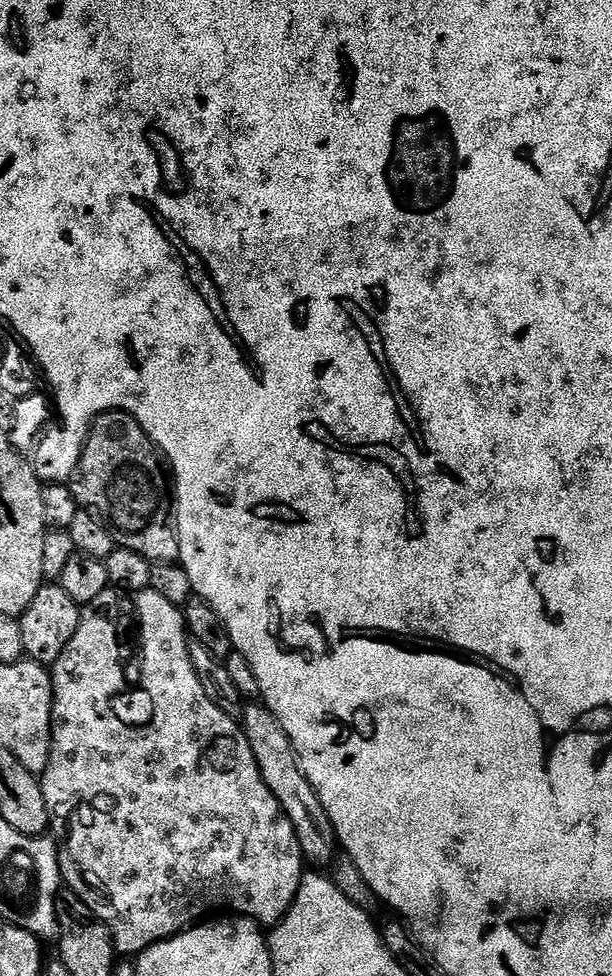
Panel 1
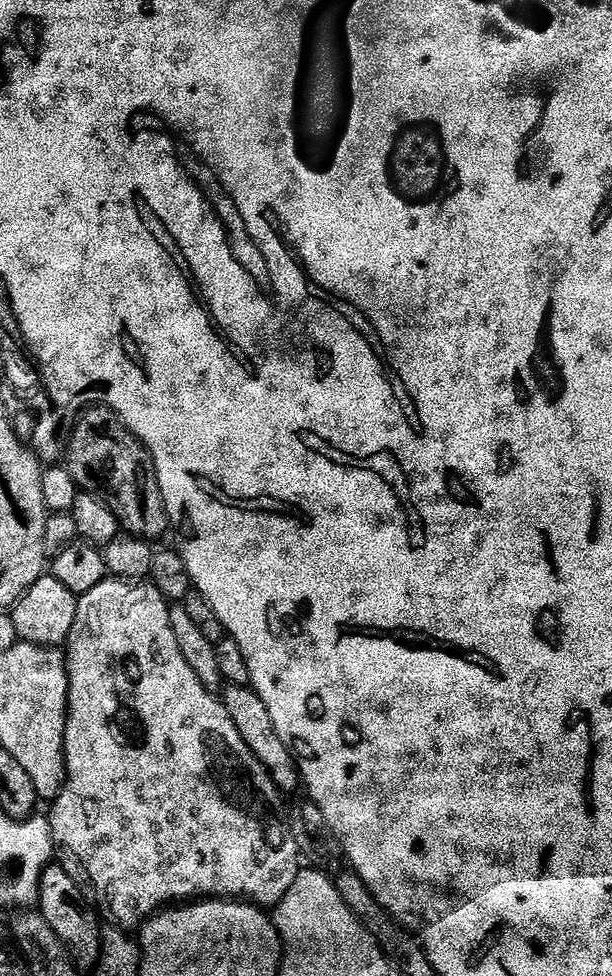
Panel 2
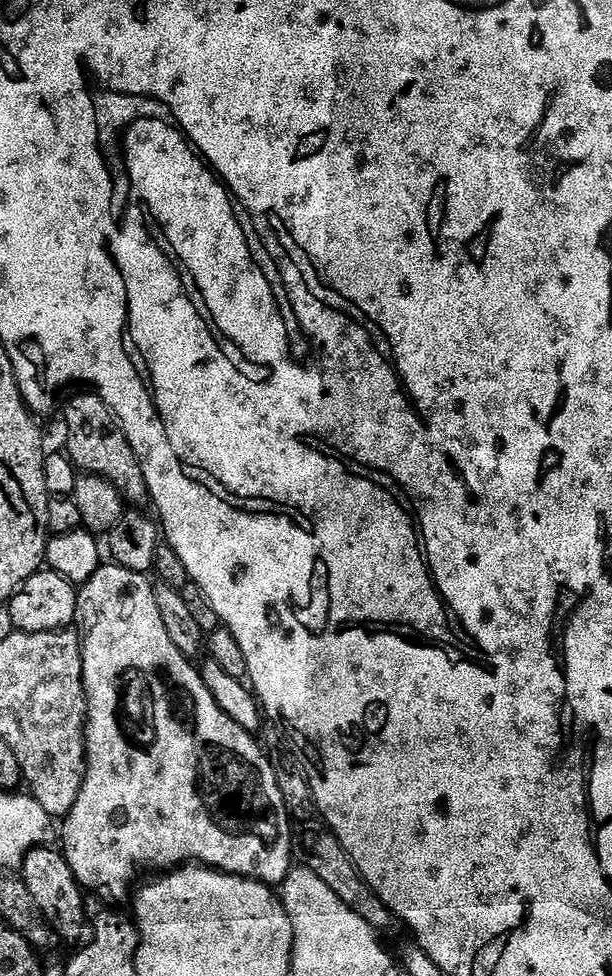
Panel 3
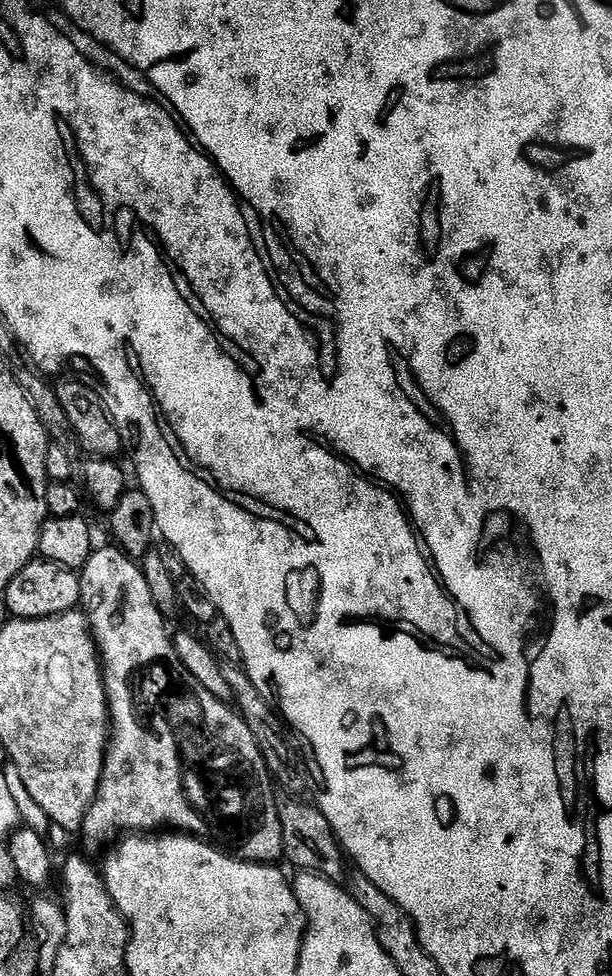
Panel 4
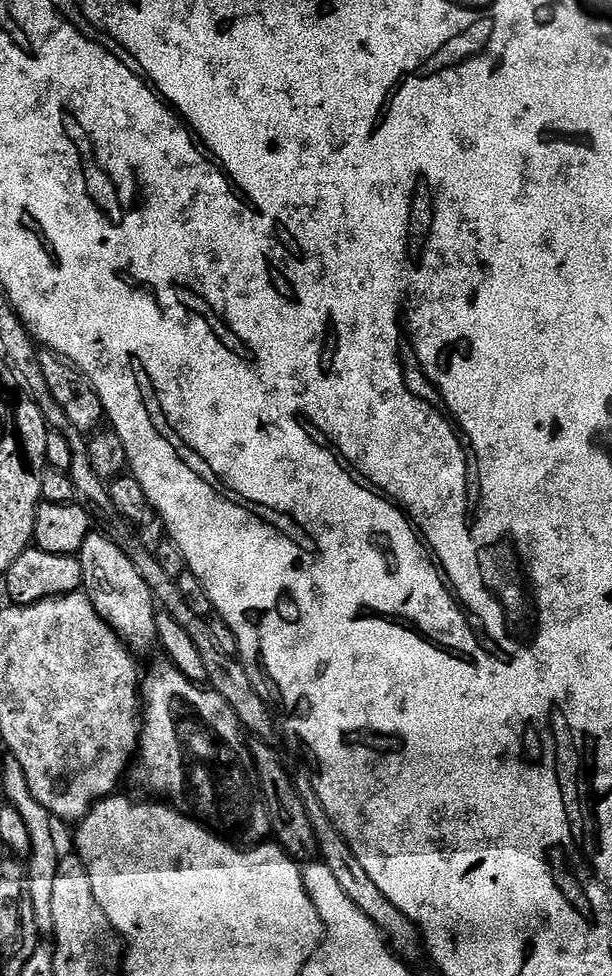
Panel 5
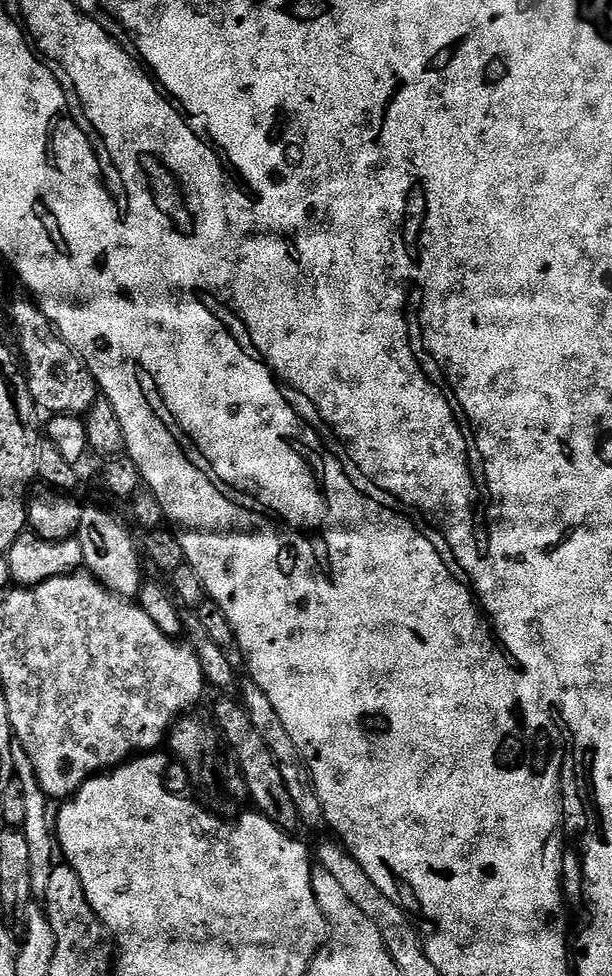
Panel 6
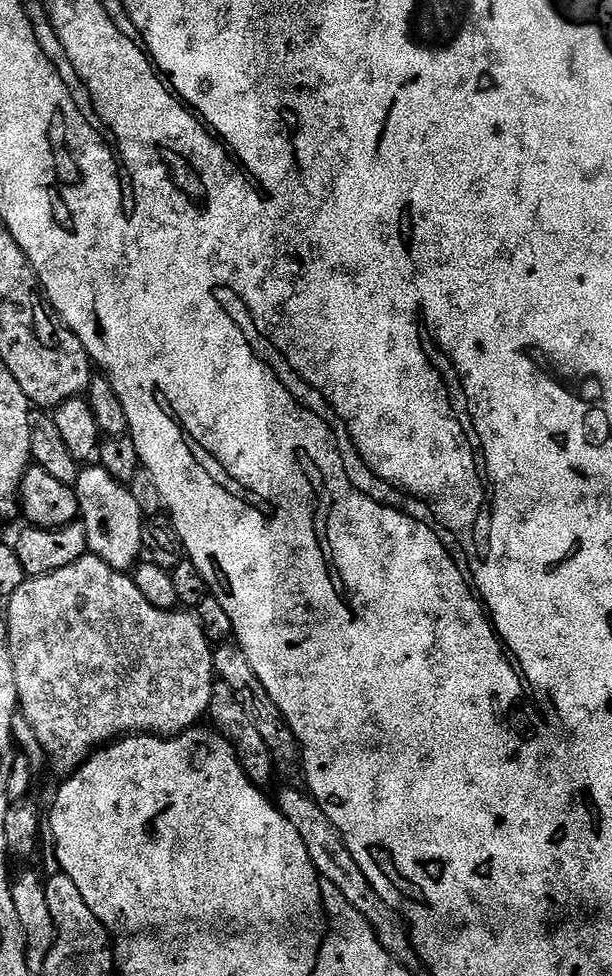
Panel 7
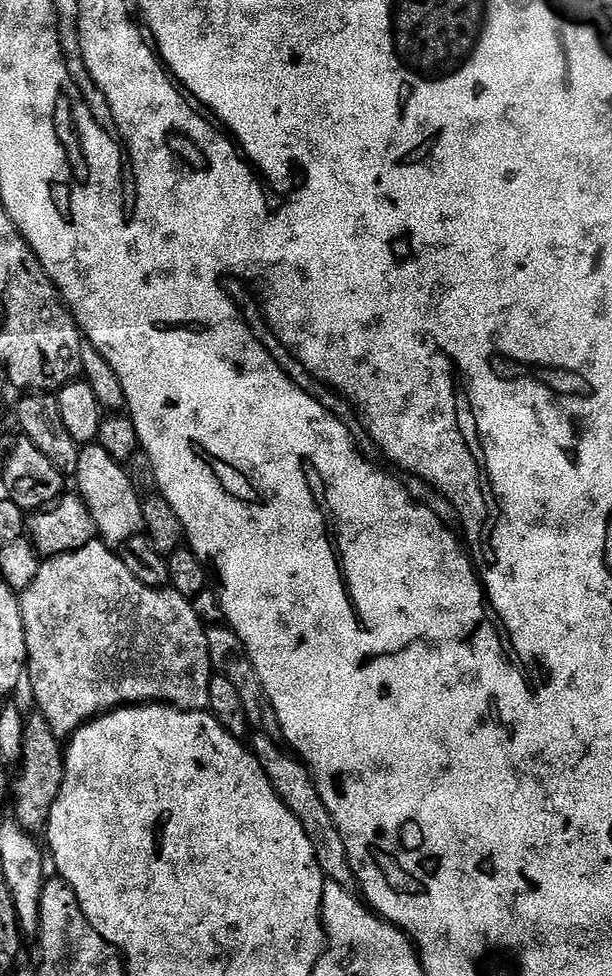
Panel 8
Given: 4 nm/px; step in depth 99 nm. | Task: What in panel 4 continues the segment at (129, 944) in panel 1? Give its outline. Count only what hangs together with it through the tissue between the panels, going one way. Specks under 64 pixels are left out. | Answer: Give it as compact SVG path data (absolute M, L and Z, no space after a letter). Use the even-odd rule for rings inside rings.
M115 546L97 547L80 572L80 599L83 611L88 618L88 624L92 627L92 639L96 641L96 651L100 653L110 717L110 739L108 751L104 753L104 769L100 775L100 785L96 796L85 815L82 829L85 846L100 848L103 844L110 843L109 845L111 845L113 843L112 836L119 837L121 834L152 834L157 830L175 830L177 833L211 842L215 847L235 856L237 860L249 860L252 864L275 865L276 859L279 861L284 854L282 822L278 822L278 806L276 805L278 792L274 787L274 779L268 771L263 754L256 745L254 734L250 732L247 722L235 707L214 698L214 694L210 694L210 690L205 690L198 682L198 678L194 678L194 674L190 674L190 670L186 670L186 666L182 666L176 653L173 637L170 632L168 636L168 628L164 625L167 624L166 617L160 613L154 598L150 595L150 586L146 586L146 578L139 563Z

